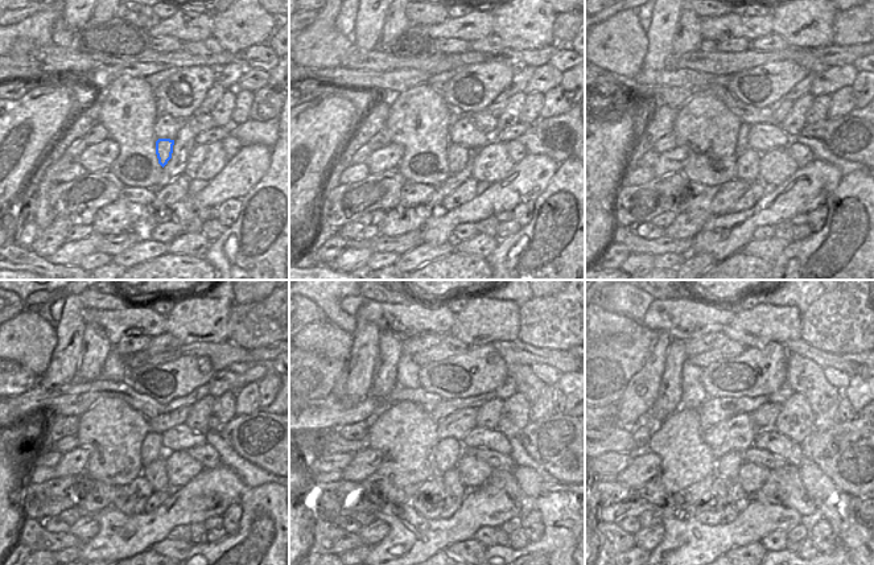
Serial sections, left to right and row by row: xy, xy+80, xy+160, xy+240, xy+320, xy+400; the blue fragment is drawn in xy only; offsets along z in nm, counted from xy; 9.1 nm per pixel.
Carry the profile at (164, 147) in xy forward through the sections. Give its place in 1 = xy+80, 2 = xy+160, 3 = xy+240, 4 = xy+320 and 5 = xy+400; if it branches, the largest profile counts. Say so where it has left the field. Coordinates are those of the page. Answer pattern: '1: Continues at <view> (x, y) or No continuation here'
1: Continues at xy+80 (457, 156)
2: Continues at xy+160 (747, 166)
3: Continues at xy+240 (156, 473)
4: Continues at xy+320 (453, 486)
5: Continues at xy+400 (738, 498)

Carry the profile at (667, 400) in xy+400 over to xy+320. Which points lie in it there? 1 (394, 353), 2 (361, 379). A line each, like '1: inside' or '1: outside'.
1: inside
2: outside

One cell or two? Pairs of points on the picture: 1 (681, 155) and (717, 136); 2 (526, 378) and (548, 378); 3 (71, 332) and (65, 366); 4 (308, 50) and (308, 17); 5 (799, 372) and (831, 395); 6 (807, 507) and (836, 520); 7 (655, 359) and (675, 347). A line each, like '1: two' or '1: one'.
1: two
2: two
3: one
4: two
5: one
6: two
7: two

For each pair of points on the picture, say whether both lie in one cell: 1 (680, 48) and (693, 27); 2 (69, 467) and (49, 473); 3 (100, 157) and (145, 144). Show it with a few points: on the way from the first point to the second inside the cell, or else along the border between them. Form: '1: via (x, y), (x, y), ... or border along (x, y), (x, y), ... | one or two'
1: via (684, 42), (688, 32) | one
2: border along (53, 467), (56, 477) | two
3: border along (111, 137), (119, 148), (119, 155), (108, 169) | two

